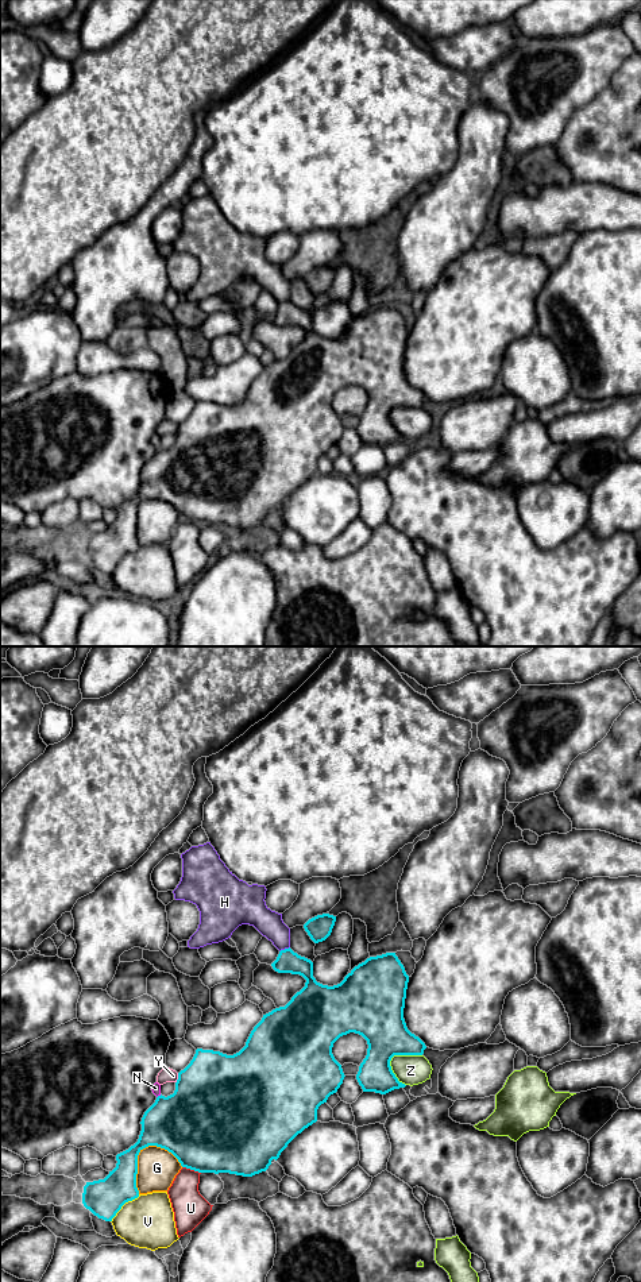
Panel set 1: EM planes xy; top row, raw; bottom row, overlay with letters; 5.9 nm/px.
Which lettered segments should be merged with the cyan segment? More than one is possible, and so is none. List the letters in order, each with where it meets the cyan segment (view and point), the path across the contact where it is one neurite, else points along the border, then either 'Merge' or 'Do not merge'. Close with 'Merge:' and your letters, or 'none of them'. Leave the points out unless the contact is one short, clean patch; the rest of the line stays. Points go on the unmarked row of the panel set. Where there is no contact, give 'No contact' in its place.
G: Touches cyan at xy (136, 510). Do not merge
H: Touches cyan at xy (285, 301). Boundary: xy (289, 298), (280, 304). Do not merge
N: Touches cyan at xy (158, 448). Do not merge
U: Touches cyan at xy (192, 521). Do not merge
V: Touches cyan at xy (123, 556). Do not merge
Y: Touches cyan at xy (178, 431). Do not merge
Z: Touches cyan at xy (394, 406). Do not merge
Merge: none of them

